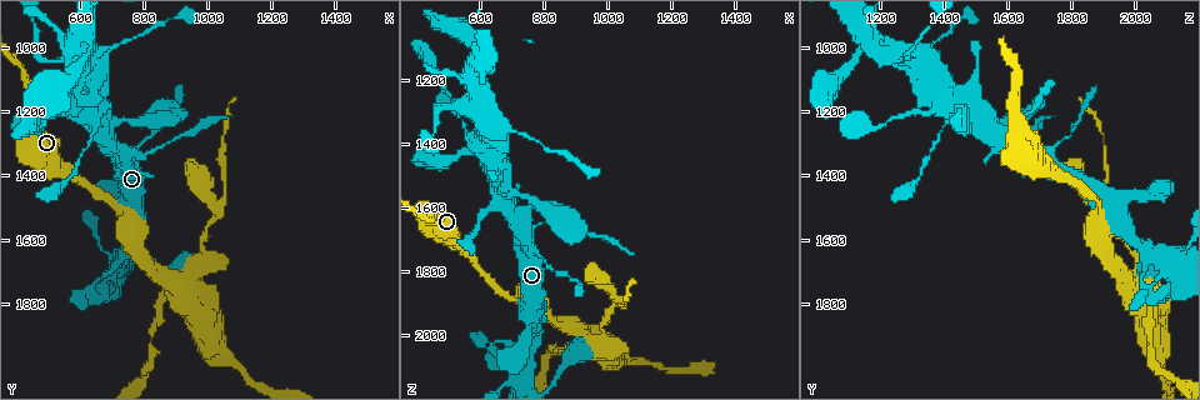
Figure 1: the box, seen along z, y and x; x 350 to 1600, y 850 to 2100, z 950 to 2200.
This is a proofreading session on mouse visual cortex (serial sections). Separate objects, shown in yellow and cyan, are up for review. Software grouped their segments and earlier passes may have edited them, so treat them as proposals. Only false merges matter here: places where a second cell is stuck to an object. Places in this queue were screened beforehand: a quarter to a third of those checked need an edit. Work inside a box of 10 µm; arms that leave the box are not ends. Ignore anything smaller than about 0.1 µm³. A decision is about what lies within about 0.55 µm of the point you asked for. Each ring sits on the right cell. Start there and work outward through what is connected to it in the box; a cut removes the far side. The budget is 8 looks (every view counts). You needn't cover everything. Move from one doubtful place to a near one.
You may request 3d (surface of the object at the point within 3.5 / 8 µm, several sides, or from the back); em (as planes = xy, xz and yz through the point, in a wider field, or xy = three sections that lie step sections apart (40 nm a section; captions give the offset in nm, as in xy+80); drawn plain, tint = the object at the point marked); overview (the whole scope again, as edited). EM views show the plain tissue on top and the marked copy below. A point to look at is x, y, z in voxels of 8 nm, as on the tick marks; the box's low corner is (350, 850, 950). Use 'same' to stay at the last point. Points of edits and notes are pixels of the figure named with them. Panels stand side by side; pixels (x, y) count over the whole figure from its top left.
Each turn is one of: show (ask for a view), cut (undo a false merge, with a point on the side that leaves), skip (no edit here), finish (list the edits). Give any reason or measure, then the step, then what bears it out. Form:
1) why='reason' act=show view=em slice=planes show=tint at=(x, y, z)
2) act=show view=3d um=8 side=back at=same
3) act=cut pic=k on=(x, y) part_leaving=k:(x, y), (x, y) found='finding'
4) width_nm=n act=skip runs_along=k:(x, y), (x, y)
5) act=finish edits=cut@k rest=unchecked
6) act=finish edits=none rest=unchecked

why='thin arm on a thick one' act=show view=3d um=8 at=(690, 1240, 1550)

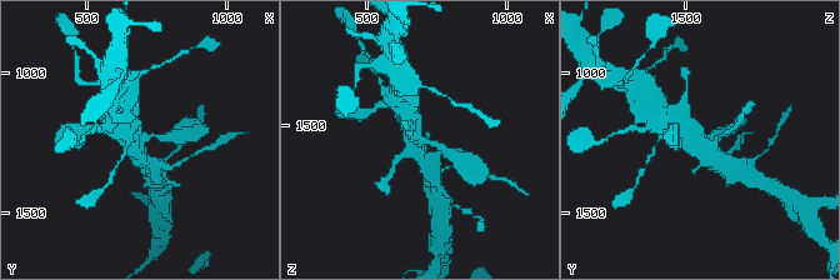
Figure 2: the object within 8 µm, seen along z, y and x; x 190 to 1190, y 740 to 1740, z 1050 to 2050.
act=show view=em slice=xy step=3 show=tint at=same

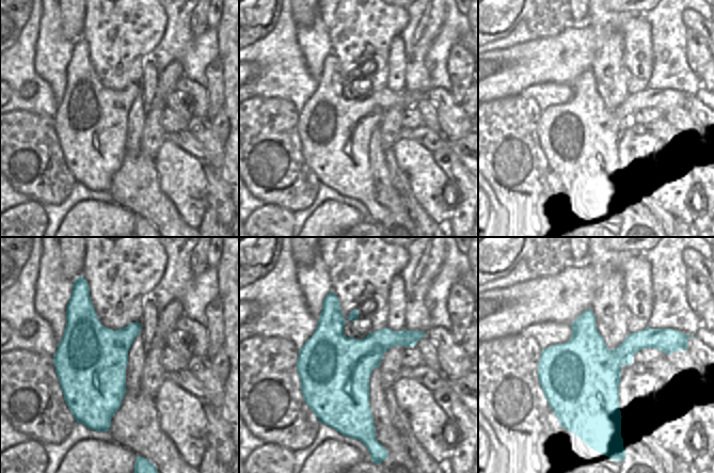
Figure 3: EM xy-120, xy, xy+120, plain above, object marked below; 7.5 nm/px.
act=skip runs_along=2:(723, 165), (673, 121) found='continuous, no second cell'

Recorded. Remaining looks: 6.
why='sharp bend' act=show view=3d um=3.5 at=(610, 1030, 1300)

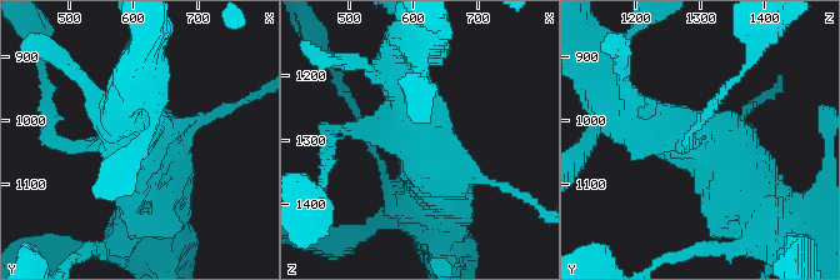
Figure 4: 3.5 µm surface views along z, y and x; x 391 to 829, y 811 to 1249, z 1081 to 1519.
why='need the tissue' act=show view=em slice=xy step=2 show=tint at=(600, 1030, 1295)

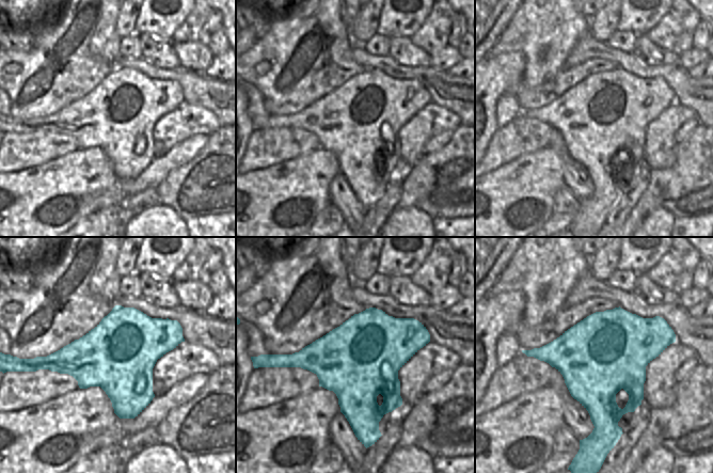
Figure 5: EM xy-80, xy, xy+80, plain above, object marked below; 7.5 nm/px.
act=skip runs_along=4:(775, 210), (720, 141), (644, 123) found='continuous, no second cell'

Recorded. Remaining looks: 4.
why='four or more arms meet' act=show view=em slice=xy step=3 show=tint at=(900, 1730, 1970)

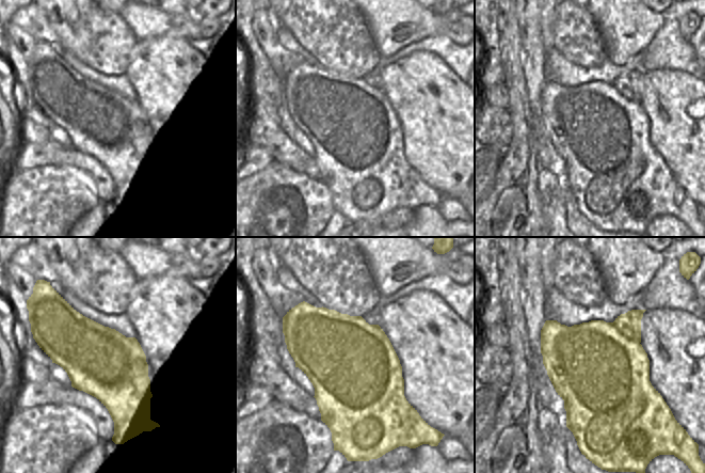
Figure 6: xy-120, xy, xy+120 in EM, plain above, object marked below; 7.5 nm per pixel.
act=show view=3d um=3.5 at=same

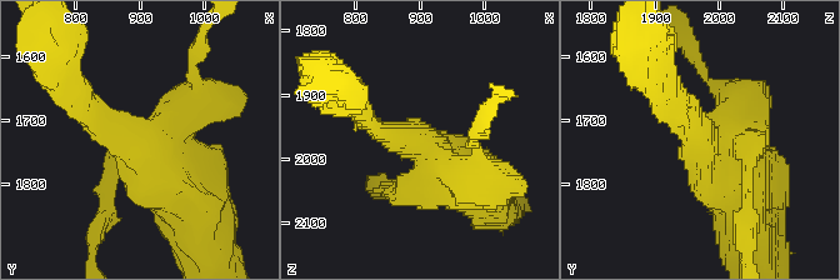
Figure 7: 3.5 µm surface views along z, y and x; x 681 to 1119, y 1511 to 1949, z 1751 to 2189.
arm_widths_nm=250,300,500,700 act=cut pic=7 on=(754, 101) border=6:(612, 322), (625, 336), (639, 343) found='a second cell is stuck on'

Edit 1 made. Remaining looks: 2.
act=finish edits=cut@7 rest=unchecked

